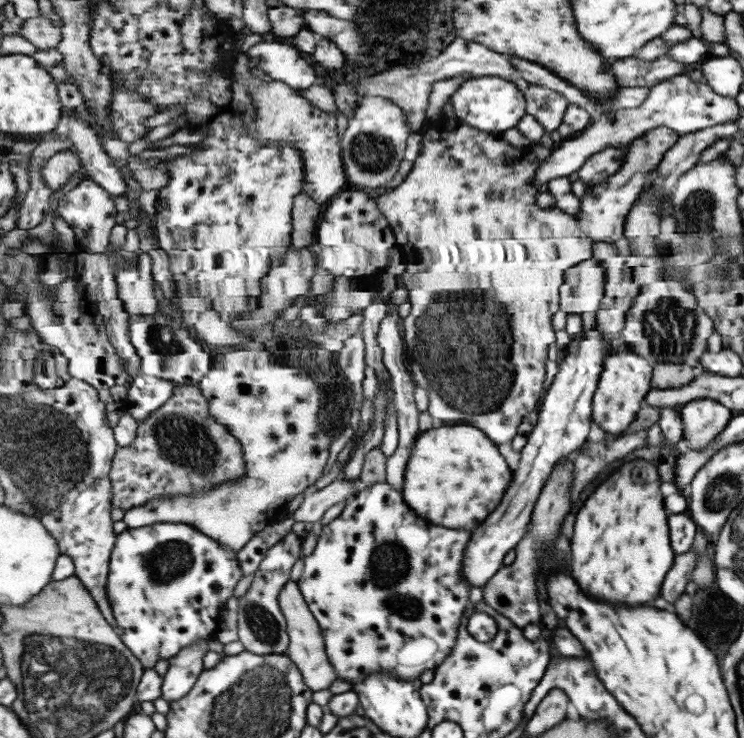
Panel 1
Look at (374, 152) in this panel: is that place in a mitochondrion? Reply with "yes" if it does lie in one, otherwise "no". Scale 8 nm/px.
yes

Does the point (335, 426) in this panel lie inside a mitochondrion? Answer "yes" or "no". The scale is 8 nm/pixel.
no

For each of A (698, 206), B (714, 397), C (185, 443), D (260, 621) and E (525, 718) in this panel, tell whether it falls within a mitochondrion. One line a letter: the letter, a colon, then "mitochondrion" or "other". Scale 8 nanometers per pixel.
A: mitochondrion
B: other
C: mitochondrion
D: mitochondrion
E: other

